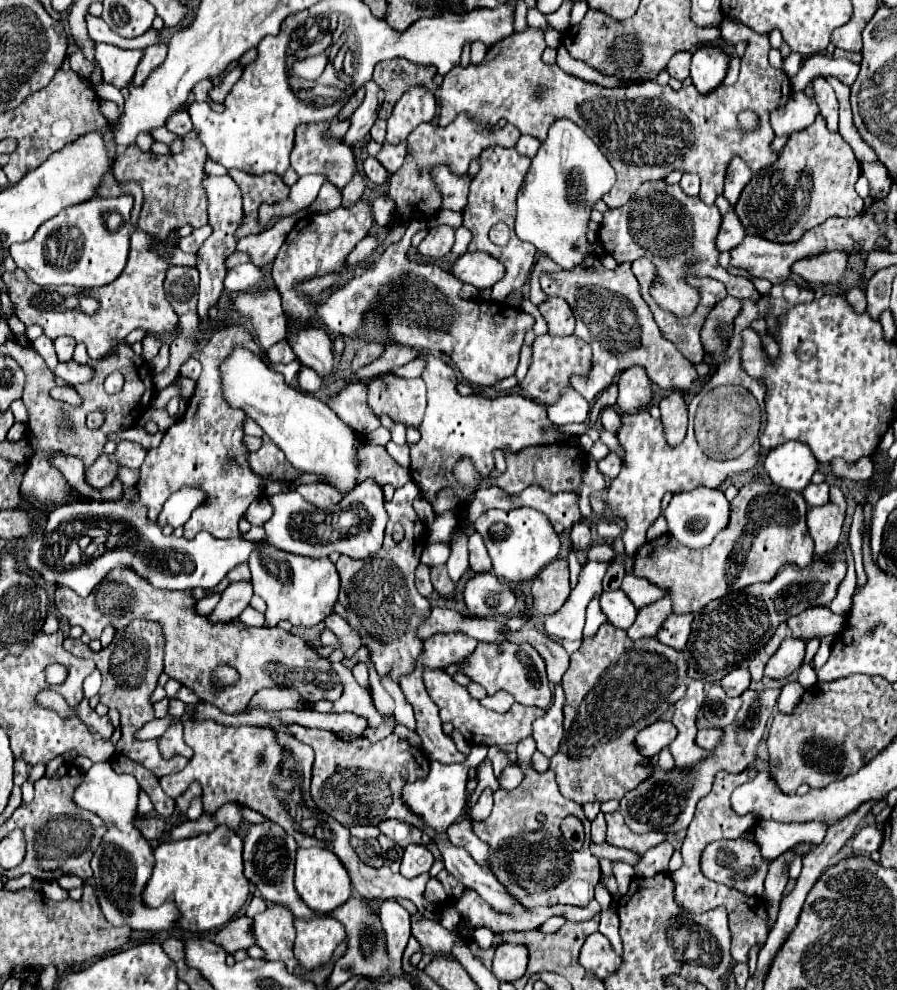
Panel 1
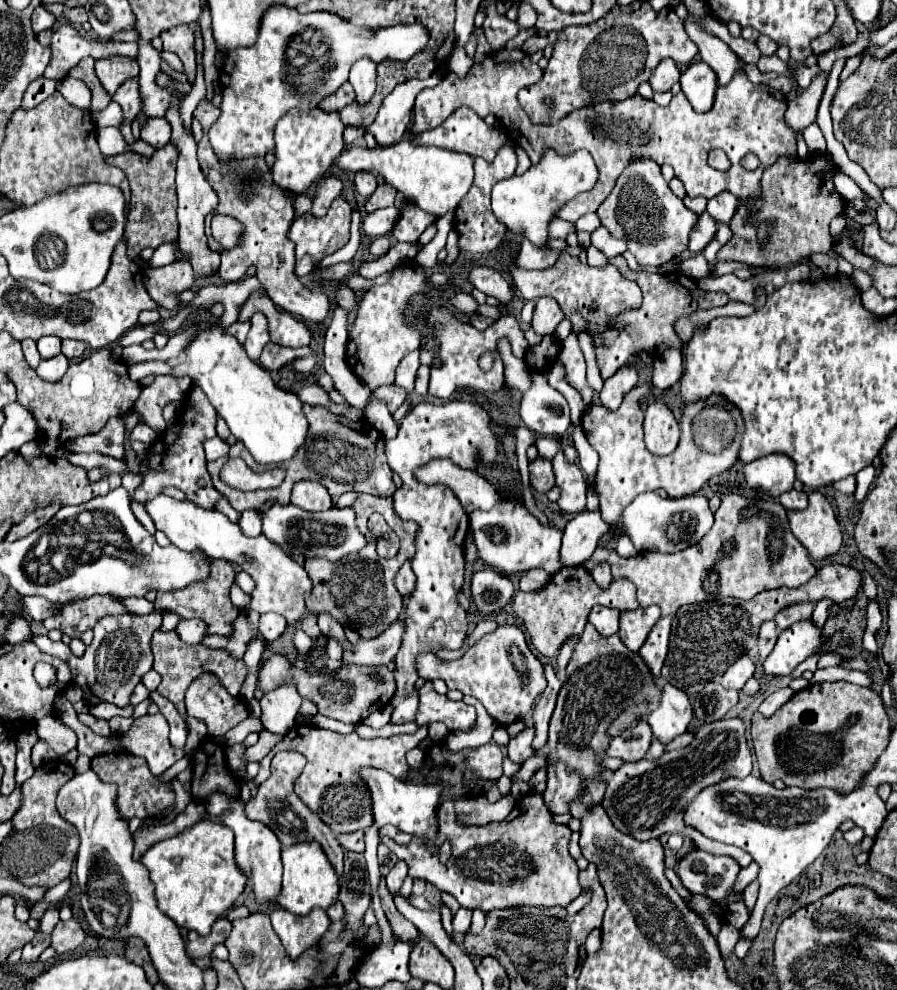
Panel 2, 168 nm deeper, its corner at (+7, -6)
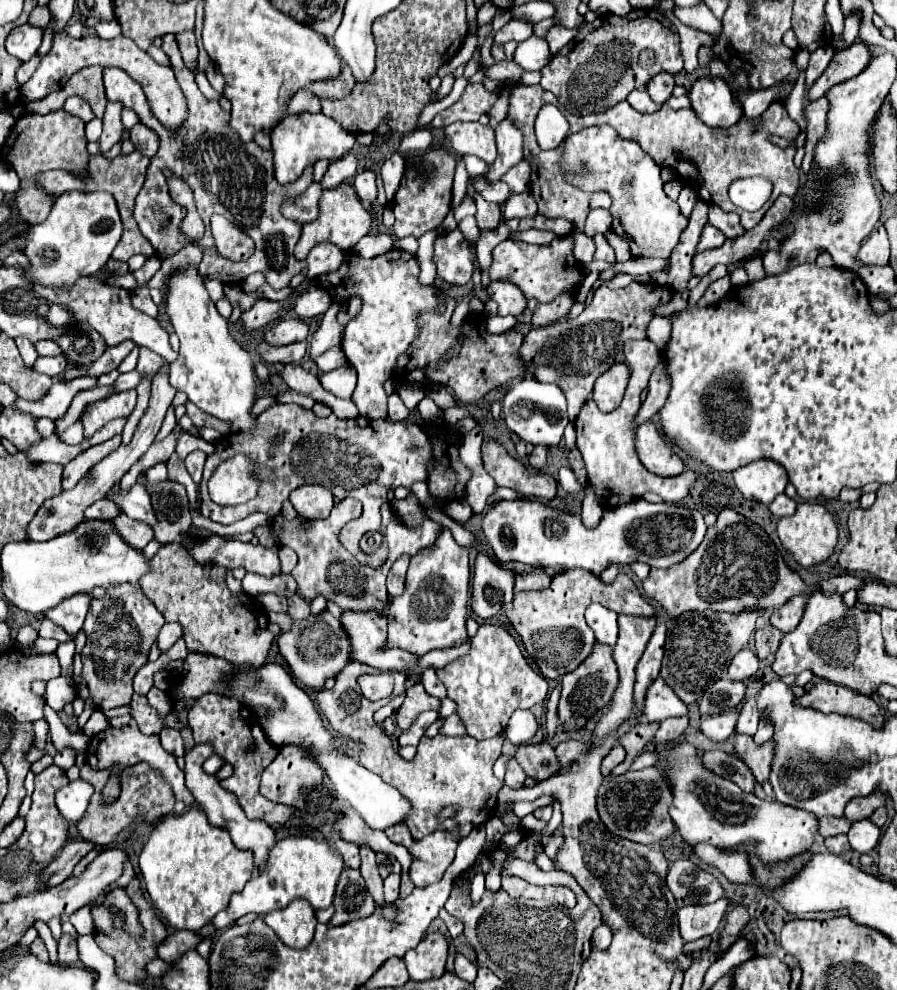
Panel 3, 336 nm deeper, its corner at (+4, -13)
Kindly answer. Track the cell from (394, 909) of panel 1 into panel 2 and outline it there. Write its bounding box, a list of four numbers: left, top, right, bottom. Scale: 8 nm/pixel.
[358,767,442,947]

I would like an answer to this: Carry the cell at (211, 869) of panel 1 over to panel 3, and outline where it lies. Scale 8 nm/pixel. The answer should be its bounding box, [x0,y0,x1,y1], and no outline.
[139,808,253,932]

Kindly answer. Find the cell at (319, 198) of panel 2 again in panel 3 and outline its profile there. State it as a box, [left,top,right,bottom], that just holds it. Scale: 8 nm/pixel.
[285,182,323,222]

